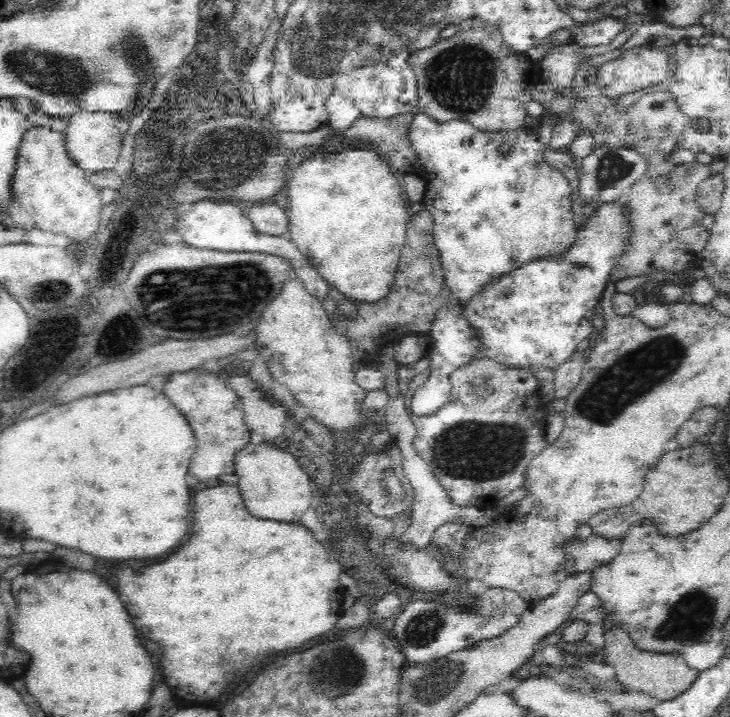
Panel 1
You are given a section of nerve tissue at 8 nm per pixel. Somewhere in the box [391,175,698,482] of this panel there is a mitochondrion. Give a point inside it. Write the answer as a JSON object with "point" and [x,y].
{"point":[624,379]}

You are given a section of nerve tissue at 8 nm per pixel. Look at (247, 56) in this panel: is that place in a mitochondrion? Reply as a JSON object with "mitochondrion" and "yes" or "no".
{"mitochondrion":"no"}

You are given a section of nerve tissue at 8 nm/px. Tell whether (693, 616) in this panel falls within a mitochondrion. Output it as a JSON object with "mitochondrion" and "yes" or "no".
{"mitochondrion":"yes"}

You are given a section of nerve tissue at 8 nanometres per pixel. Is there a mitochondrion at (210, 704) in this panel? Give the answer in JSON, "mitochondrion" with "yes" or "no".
{"mitochondrion":"no"}

